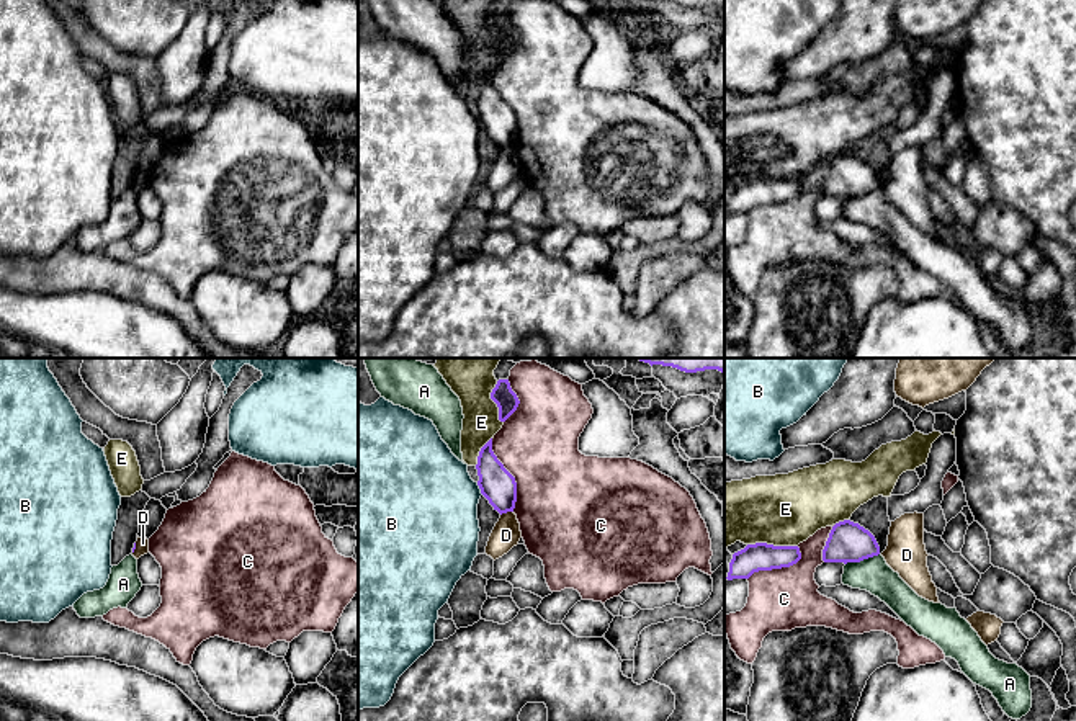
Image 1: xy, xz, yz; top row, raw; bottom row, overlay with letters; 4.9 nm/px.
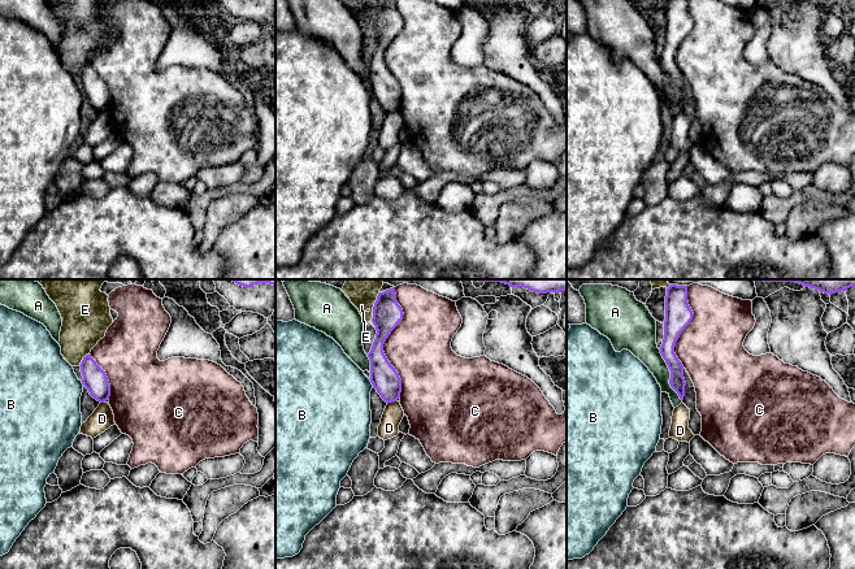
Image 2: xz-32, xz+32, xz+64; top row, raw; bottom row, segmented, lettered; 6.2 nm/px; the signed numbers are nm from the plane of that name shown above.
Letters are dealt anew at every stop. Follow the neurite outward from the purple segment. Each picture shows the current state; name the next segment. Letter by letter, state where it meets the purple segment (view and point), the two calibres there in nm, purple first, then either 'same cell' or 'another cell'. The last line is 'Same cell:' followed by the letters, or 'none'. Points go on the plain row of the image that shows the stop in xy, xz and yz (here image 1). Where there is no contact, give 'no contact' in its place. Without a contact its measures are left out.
A: yz (862, 193) | 200/170 nm | another cell
B: xz (479, 121) | 170/460 nm | another cell
C: xz (511, 108) | 170/420 nm | another cell
D: xz (506, 146) | 170/140 nm | another cell
E: yz (772, 179) | 140/360 nm | another cell
Same cell: none

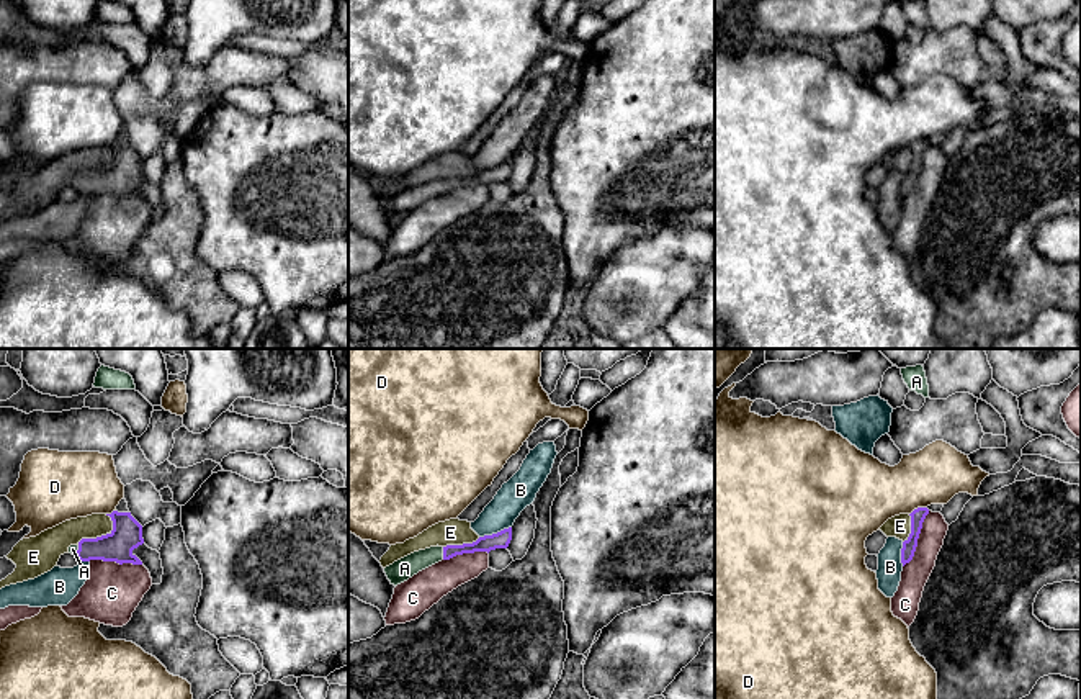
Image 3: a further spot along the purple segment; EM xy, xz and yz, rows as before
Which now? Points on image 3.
A: xz (444, 187) | 80/110 nm | same cell
B: xz (494, 167) | 80/160 nm | another cell
C: yz (918, 171) | 70/140 nm | another cell
D: yz (918, 141) | 70/320 nm | another cell
E: xy (102, 169) | 150/140 nm | another cell
Same cell: A

